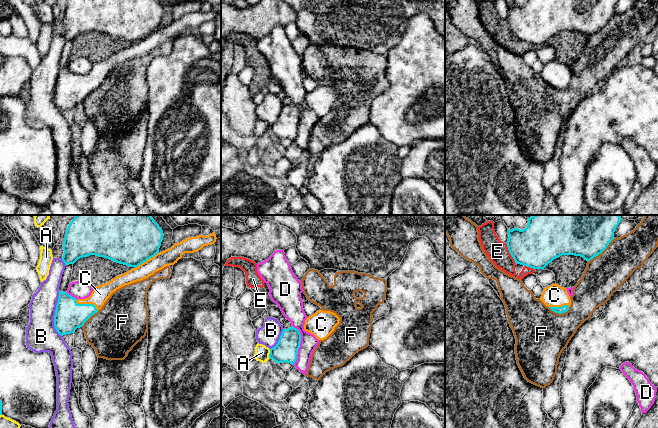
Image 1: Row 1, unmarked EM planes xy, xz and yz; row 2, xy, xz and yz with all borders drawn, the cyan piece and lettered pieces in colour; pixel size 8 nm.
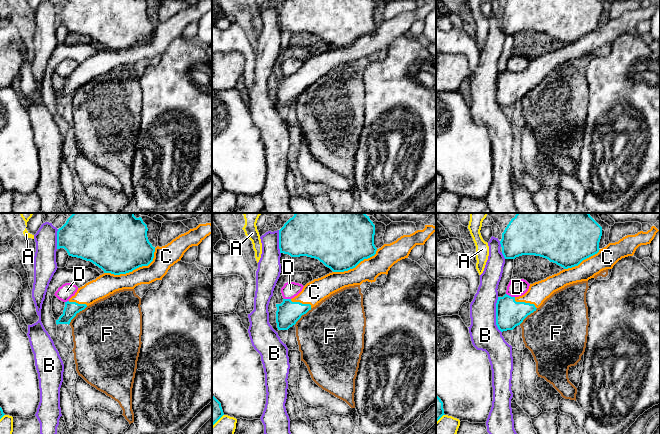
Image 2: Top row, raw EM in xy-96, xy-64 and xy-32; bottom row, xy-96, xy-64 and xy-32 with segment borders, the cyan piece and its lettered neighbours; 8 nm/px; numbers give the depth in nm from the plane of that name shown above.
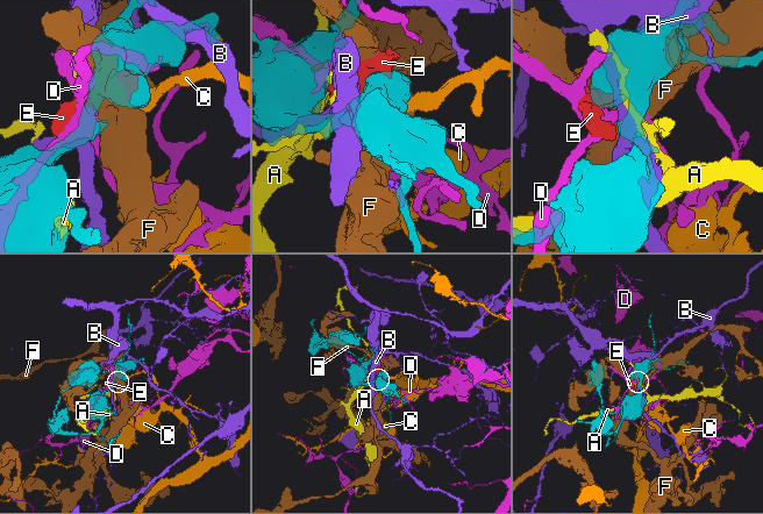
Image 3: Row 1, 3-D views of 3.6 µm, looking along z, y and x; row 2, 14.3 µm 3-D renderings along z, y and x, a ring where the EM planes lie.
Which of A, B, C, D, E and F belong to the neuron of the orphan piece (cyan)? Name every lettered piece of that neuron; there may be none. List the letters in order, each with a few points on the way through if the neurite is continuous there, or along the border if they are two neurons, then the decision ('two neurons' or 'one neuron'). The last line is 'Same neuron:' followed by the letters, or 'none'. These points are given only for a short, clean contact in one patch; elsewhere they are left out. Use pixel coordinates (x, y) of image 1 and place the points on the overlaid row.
A: two neurons
B: two neurons
C: one neuron
D: two neurons
E: two neurons
F: two neurons
Same neuron: C

